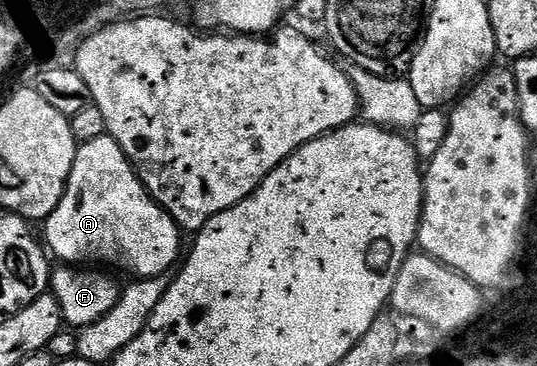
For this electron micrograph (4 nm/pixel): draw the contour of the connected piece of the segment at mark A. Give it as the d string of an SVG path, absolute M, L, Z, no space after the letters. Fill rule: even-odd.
M107 134L79 146L64 197L44 227L44 243L55 260L66 265L115 263L139 279L166 275L184 238L178 222L146 192L120 145Z

